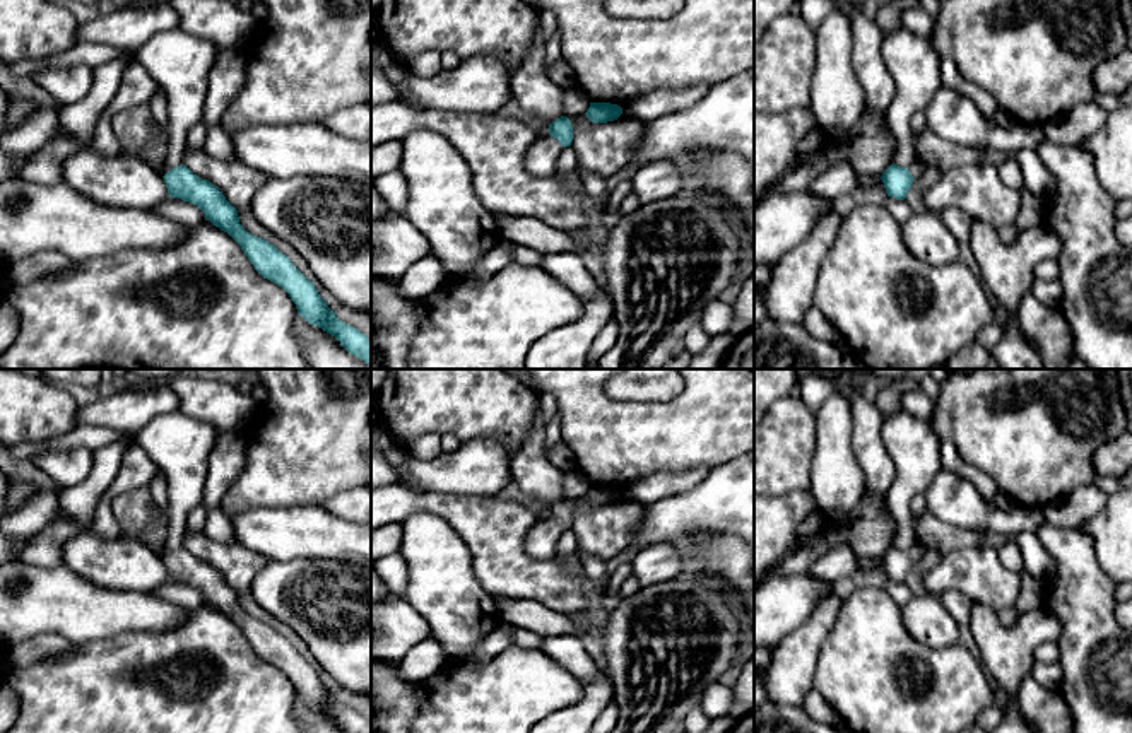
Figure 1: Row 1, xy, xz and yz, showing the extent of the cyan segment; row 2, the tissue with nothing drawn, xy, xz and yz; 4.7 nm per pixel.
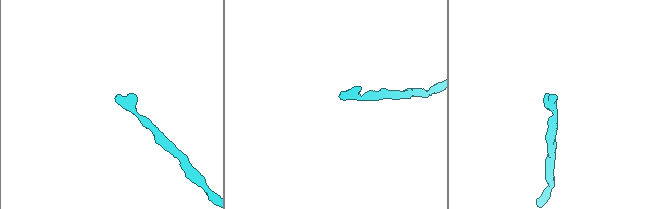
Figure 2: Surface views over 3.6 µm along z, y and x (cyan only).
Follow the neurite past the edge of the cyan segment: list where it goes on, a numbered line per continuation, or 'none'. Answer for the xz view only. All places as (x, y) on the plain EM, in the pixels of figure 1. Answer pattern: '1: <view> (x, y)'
1: xz (541, 540)

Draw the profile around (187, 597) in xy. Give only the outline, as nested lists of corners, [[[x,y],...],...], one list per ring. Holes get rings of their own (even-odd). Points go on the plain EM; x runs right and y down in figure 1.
[[[171,579],[152,589],[150,595],[156,595],[186,610],[193,610],[200,605],[205,605],[205,596],[197,588],[190,584],[176,584]]]

